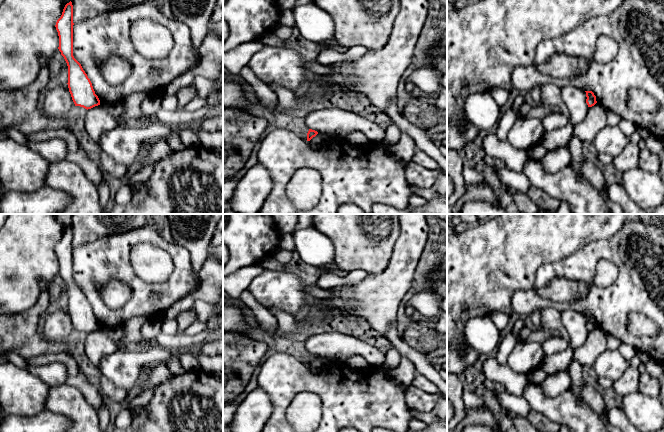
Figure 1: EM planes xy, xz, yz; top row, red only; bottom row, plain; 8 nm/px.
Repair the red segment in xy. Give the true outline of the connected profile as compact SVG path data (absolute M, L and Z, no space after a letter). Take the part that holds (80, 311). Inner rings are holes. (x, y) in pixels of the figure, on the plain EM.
M70 225L56 246L59 260L59 275L68 290L68 312L75 330L91 333L100 329L92 307L81 288L73 280L73 229Z

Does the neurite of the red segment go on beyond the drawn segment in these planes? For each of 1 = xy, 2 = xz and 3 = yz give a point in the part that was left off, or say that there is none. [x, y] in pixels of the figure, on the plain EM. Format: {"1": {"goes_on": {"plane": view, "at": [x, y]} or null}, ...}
{"1": {"goes_on": null}, "2": {"goes_on": null}, "3": {"goes_on": null}}

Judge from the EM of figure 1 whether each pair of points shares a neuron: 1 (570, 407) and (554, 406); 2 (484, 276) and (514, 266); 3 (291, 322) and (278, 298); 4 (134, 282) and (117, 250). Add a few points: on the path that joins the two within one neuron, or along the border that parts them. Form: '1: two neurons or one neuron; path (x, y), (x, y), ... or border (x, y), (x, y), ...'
1: one neuron; path (566, 407), (558, 407)
2: one neuron; path (491, 268), (493, 266), (506, 266)
3: two neurons; border (269, 310), (282, 310), (295, 316), (303, 316)
4: one neuron; path (126, 274), (117, 265), (117, 258)

